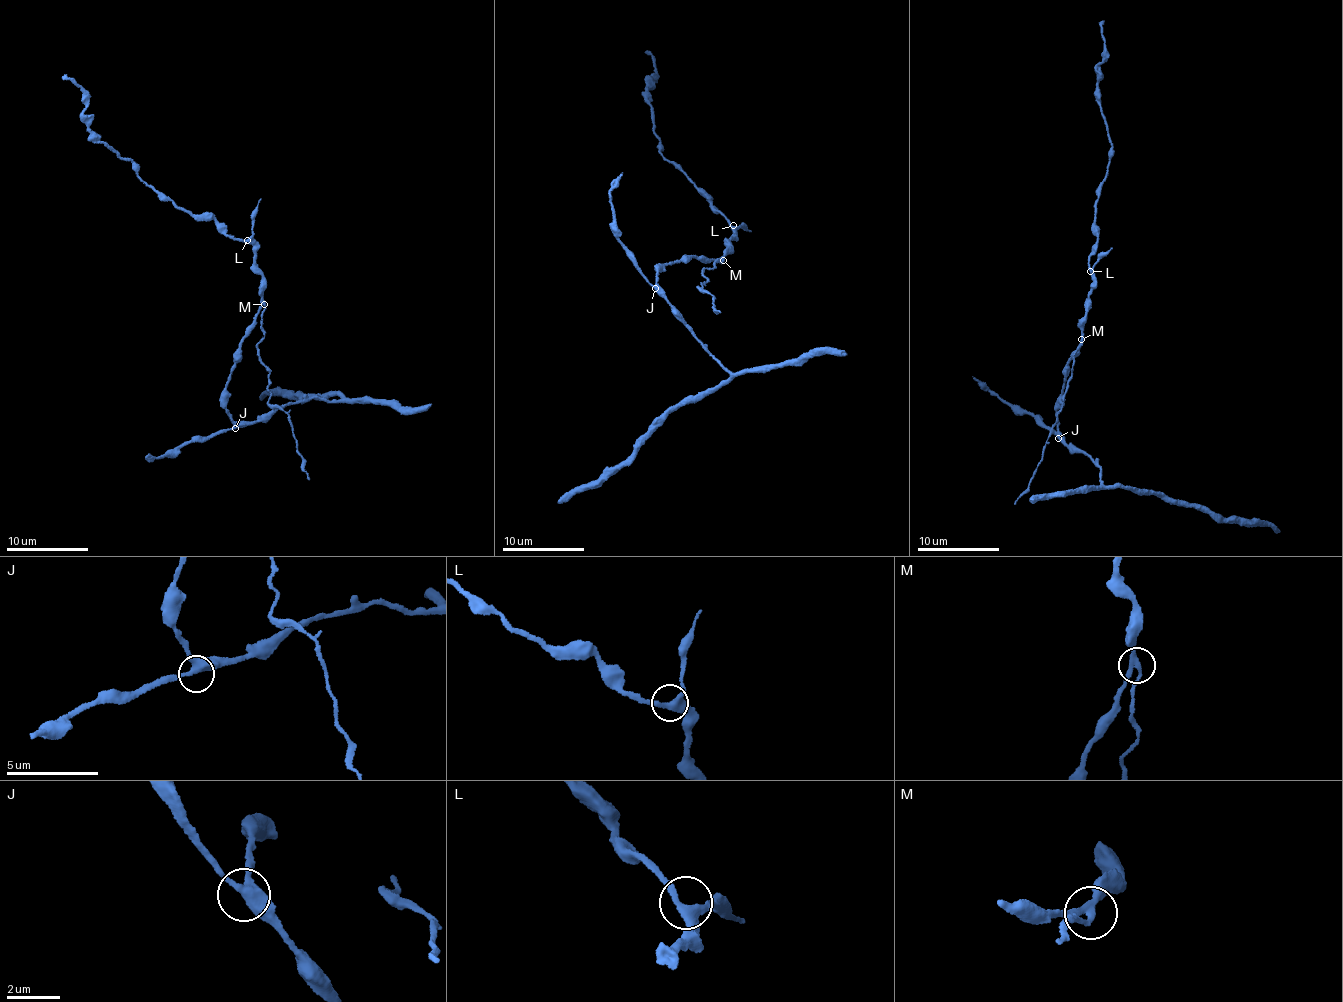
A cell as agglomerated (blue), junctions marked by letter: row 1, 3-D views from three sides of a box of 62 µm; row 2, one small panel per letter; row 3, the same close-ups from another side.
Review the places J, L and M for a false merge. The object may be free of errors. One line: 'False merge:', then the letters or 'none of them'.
False merge: M

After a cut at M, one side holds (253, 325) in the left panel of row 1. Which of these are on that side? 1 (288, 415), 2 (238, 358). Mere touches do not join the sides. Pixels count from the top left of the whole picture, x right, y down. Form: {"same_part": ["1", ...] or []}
{"same_part": ["2"]}

